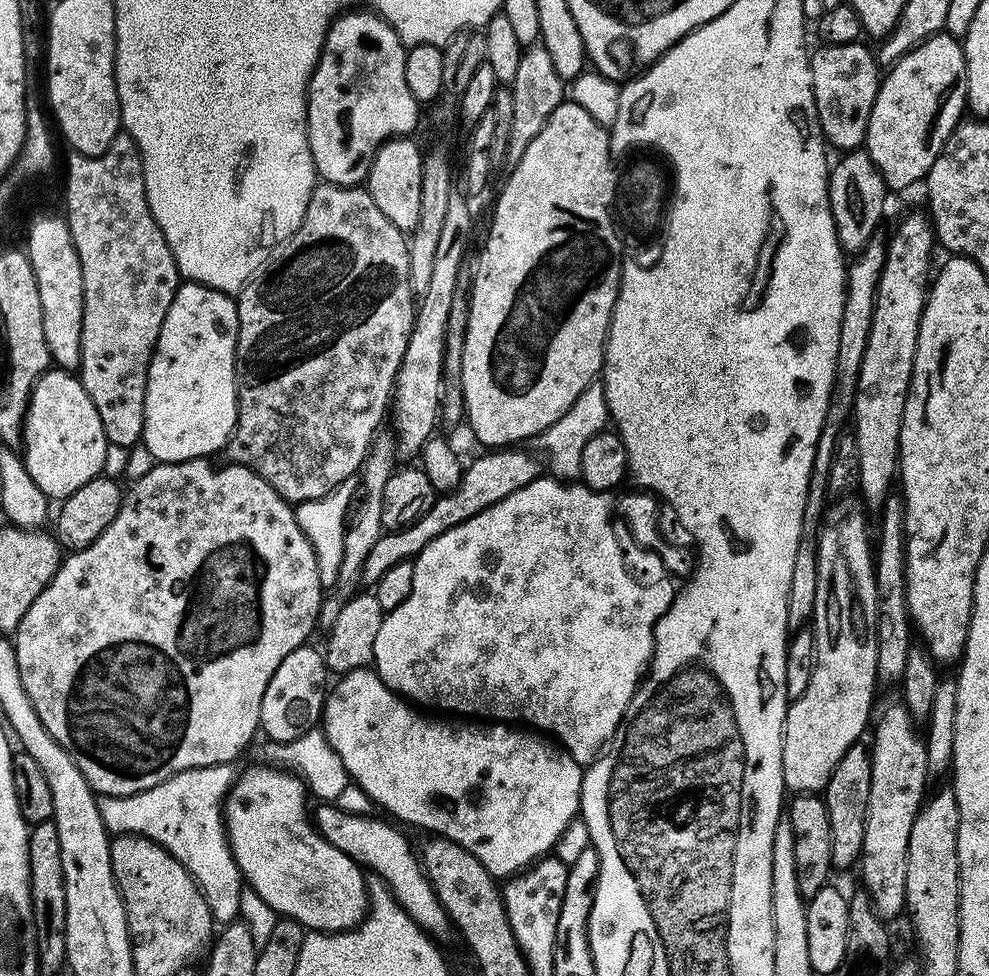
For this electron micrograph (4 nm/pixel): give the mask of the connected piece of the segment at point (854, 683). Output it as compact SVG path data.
M855 499L832 505L818 542L818 595L812 611L816 634L814 674L806 694L789 703L784 719L782 774L785 789L792 794L823 793L842 754L861 739L867 724L869 727L872 699L878 691L874 544L870 532L868 536L865 509Z

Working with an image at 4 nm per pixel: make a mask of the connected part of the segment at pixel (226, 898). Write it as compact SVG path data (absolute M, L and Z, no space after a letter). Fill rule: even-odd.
M215 764L182 770L166 778L166 782L158 782L158 786L150 786L150 790L142 790L129 796L100 796L98 800L102 822L108 827L109 833L144 836L154 841L164 847L191 874L206 898L206 906L210 906L213 921L220 926L232 924L238 919L239 903L246 887L238 862L232 857L232 849L228 847L228 834L224 830L224 801L229 788L238 779L237 769L234 769L232 764Z

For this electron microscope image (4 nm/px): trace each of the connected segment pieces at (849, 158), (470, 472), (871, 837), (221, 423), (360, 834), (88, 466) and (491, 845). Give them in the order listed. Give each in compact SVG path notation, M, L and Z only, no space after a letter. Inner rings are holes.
M848 150L841 156L844 157L831 165L828 174L828 201L841 248L845 253L855 254L877 235L876 227L884 212L886 185L867 150Z
M505 446L485 451L483 453L485 456L478 457L473 464L469 463L465 467L456 489L443 493L436 499L432 503L432 508L426 510L422 518L418 518L418 522L397 532L384 532L374 543L374 548L370 550L369 557L365 560L363 579L377 582L391 567L419 556L420 551L427 544L438 538L438 534L446 534L446 530L474 518L474 514L494 506L494 502L502 502L502 498L510 498L514 490L522 490L530 486L530 482L541 479L541 461L539 459L536 461L530 453L523 452L522 449L523 447L520 446Z
M903 703L888 704L875 717L876 733L872 736L870 751L872 769L870 770L870 798L866 798L866 838L858 861L860 876L864 879L863 891L872 899L872 905L881 918L896 916L905 911L906 898L906 854L910 850L910 829L914 827L914 818L918 818L920 806L926 799L924 787L930 784L926 766L926 740L916 733L917 721L912 719Z
M195 282L181 283L179 290L174 294L174 302L170 302L170 310L166 310L166 322L162 322L162 330L158 334L158 342L156 348L152 351L152 361L148 367L148 381L146 382L146 406L144 407L144 435L142 444L148 448L148 452L153 456L156 462L166 464L181 464L183 460L198 460L201 458L211 457L211 452L216 452L227 445L228 439L232 436L232 431L236 425L236 343L238 342L238 310L236 309L235 299L227 292L219 292L213 288L208 288L205 284L197 284Z
M324 802L319 805L320 809L315 809L314 823L317 829L324 835L326 842L330 842L330 846L338 846L338 850L342 850L349 858L355 860L357 864L363 866L369 873L382 877L388 884L388 889L392 891L392 897L402 906L402 910L406 910L406 914L415 922L418 927L423 928L429 936L439 938L450 932L450 921L446 910L442 906L442 902L438 902L438 898L434 894L434 890L430 886L428 876L424 873L424 866L420 862L417 849L412 849L412 844L399 832L401 829L395 823L389 822L387 819L375 820L374 817L368 816L372 814L361 814L356 810L347 808L338 808L335 803Z
M49 370L37 380L32 387L32 397L28 403L28 414L24 417L24 434L22 437L22 459L30 478L47 496L49 501L63 502L78 486L86 486L95 476L105 471L104 463L108 460L110 445L102 418L98 418L98 410L94 410L94 402L86 394L79 379L68 370Z
M371 667L345 672L337 680L340 681L337 682L336 689L333 692L331 689L324 701L322 717L324 736L342 760L342 765L347 770L351 783L358 785L372 799L373 805L379 806L381 804L389 812L389 814L387 813L389 817L397 816L397 818L392 818L399 821L401 825L413 824L416 828L425 828L428 834L445 836L448 840L458 842L458 846L470 850L470 854L474 854L474 858L482 861L491 876L511 878L517 872L523 872L525 868L535 864L537 860L549 855L555 849L556 843L563 832L566 831L568 824L577 819L580 811L580 791L582 790L584 768L569 752L564 751L555 743L549 742L543 735L533 734L523 727L513 726L508 722L460 722L464 724L455 728L452 724L443 724L440 720L431 720L430 717L423 716L423 714L428 714L413 707L399 692L391 692L384 685L379 674Z

